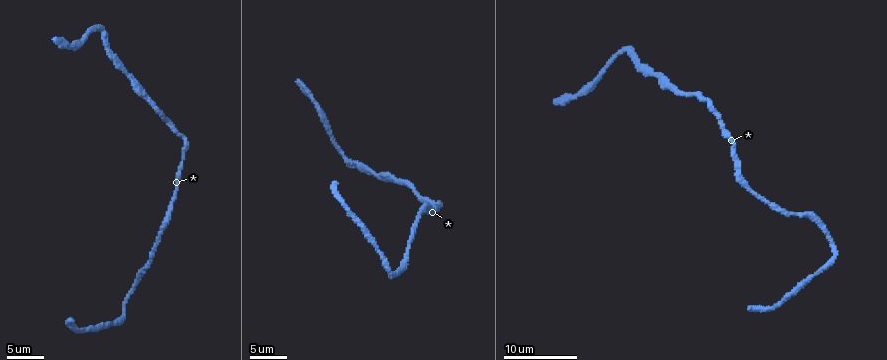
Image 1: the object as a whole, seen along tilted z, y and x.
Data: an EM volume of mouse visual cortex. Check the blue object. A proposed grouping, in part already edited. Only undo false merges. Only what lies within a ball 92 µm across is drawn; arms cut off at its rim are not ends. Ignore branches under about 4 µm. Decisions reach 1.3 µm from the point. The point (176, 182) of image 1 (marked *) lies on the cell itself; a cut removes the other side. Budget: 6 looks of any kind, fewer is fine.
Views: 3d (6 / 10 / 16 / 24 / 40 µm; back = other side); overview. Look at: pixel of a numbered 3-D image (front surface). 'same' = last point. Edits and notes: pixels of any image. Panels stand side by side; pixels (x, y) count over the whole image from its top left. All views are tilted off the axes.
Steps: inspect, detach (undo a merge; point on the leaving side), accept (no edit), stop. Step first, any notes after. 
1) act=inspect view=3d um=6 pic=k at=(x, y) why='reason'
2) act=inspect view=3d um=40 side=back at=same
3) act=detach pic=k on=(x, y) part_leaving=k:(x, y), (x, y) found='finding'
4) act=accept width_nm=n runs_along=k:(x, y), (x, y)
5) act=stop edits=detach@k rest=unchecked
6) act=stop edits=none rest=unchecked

act=inspect view=3d um=10 pic=1 at=(139, 279) why='calibre changes'

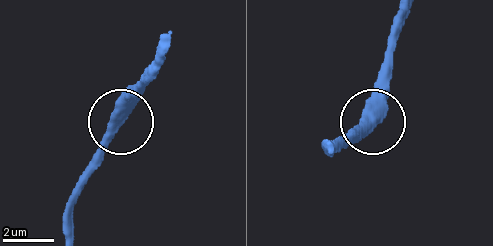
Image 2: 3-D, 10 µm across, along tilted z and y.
act=inspect view=3d um=6 pic=2 at=(368, 113)

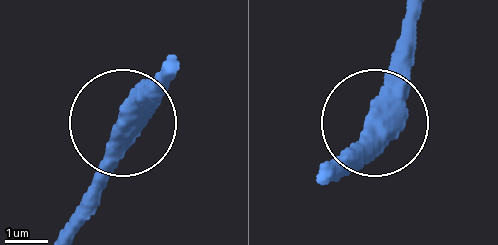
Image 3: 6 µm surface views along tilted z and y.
act=accept runs_along=3:(417, 13), (403, 103), (369, 148), (322, 176) found='one cell here'

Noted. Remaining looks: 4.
act=inspect view=3d um=10 pic=1 at=(367, 171)

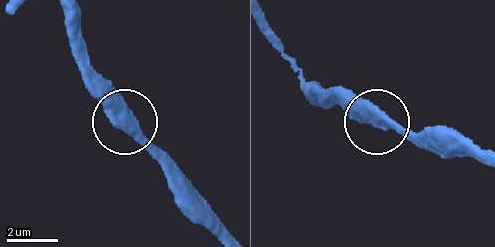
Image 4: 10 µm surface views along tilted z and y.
act=accept width_nm=480 found='all the same cell'

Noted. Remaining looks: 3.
act=inspect view=3d um=6 pic=1 at=(346, 160) why='thick turns thin'

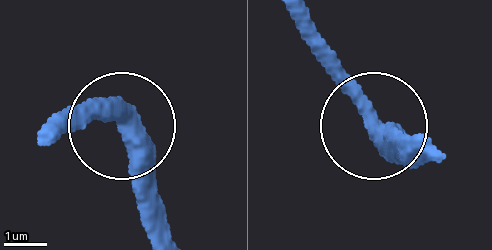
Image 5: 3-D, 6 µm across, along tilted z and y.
act=accept width_nm=460 runs_along=5:(437, 158), (368, 111), (308, 46) found='one cell here'

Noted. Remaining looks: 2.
act=stop edits=none rest=unchecked

